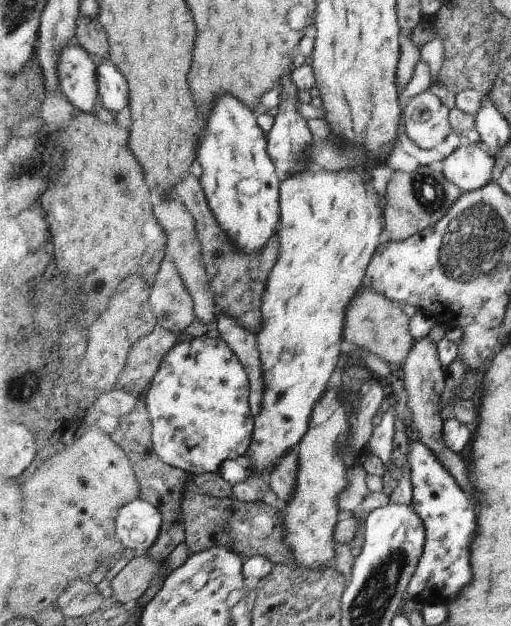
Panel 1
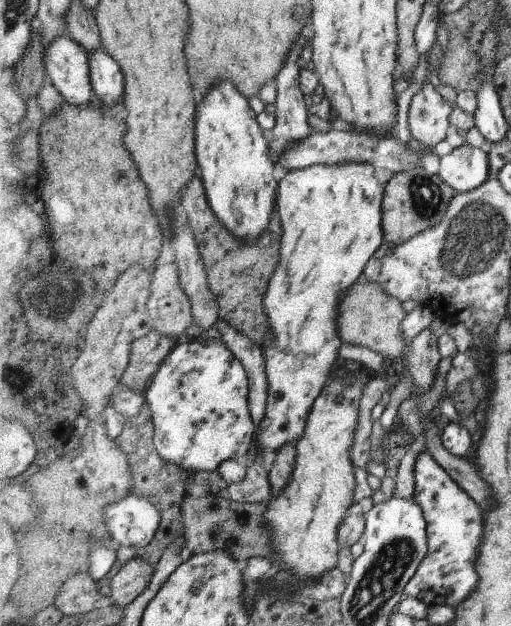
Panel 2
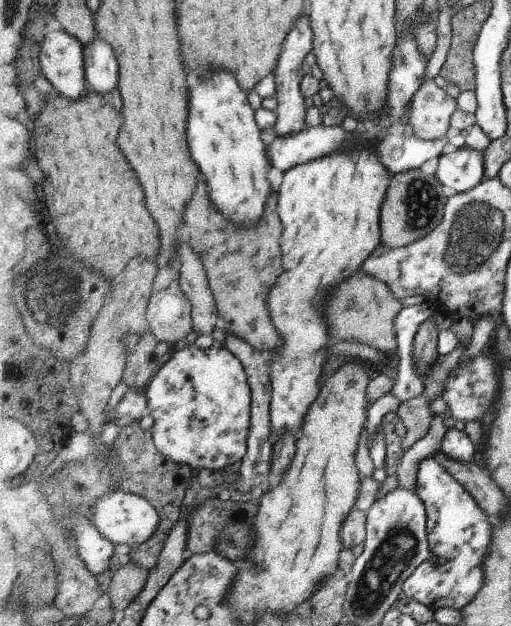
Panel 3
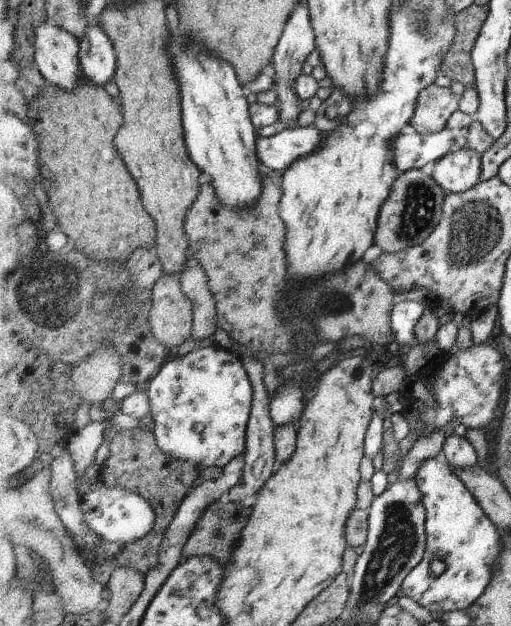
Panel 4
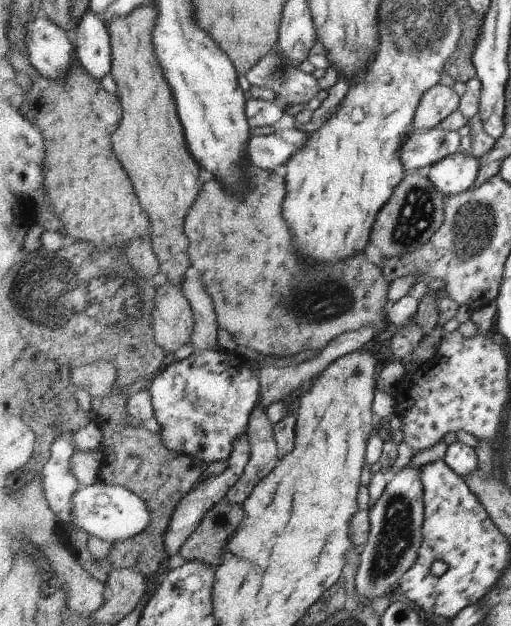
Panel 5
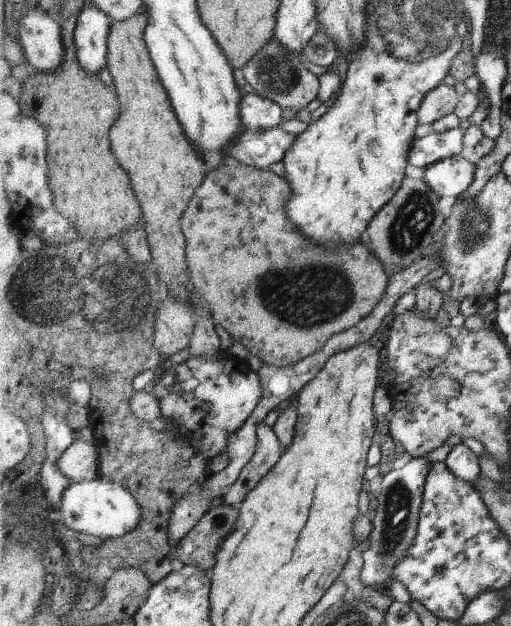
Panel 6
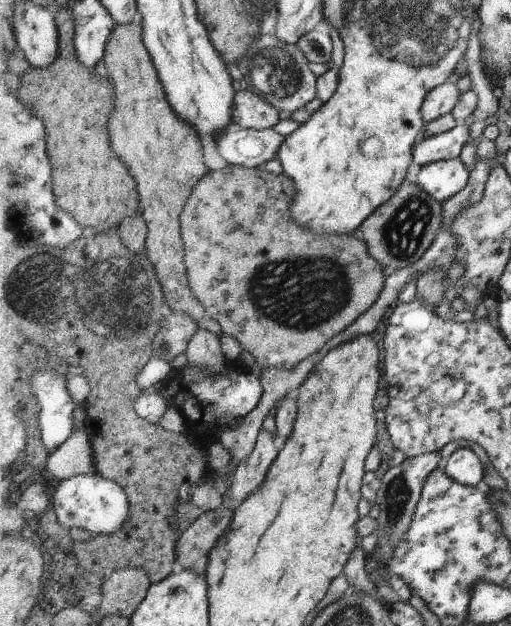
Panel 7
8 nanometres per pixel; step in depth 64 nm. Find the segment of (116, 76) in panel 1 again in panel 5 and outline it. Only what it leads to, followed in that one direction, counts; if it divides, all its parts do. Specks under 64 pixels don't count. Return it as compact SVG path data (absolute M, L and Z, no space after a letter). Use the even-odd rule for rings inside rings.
M87 12L78 29L78 64L96 80L113 74L114 50L107 17Z

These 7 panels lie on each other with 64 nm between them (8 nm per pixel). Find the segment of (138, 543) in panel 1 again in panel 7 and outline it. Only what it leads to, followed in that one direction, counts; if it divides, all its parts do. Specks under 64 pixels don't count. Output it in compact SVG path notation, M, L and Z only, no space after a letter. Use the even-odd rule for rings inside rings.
M99 473L77 475L62 479L55 490L53 508L62 527L77 527L90 531L94 536L118 533L130 518L130 500L126 490Z

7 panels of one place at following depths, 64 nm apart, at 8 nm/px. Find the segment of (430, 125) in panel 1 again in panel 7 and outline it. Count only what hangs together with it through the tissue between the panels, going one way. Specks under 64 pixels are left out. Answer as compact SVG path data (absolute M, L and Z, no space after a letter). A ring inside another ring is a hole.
M444 82L434 89L422 106L423 119L426 123L449 114L458 103L461 93L456 83Z

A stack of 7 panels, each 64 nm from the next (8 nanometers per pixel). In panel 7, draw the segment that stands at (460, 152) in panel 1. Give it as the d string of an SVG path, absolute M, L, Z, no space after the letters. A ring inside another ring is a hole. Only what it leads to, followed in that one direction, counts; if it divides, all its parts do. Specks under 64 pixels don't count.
M460 158L437 161L420 168L416 183L431 198L441 203L448 201L466 187L469 172Z

